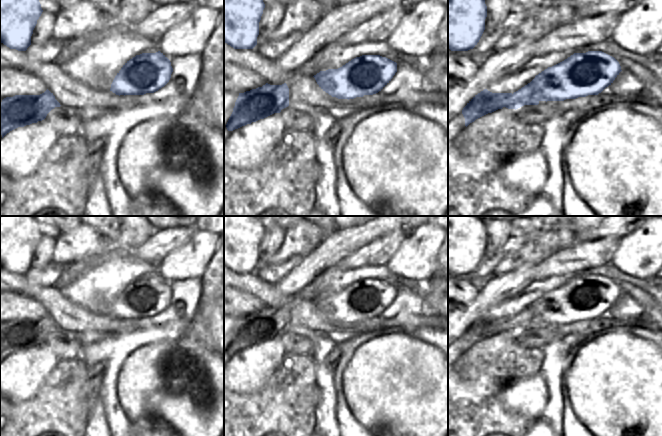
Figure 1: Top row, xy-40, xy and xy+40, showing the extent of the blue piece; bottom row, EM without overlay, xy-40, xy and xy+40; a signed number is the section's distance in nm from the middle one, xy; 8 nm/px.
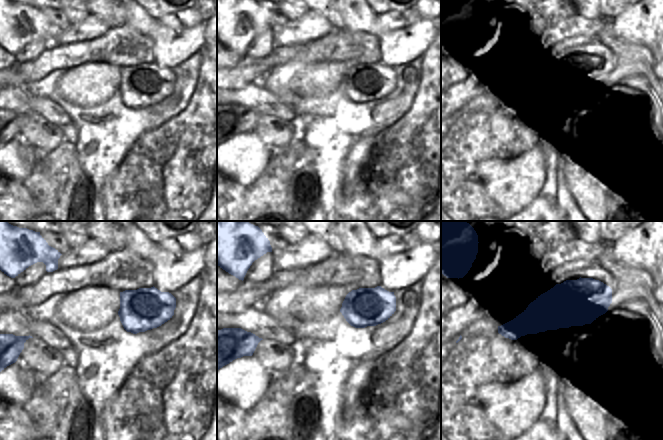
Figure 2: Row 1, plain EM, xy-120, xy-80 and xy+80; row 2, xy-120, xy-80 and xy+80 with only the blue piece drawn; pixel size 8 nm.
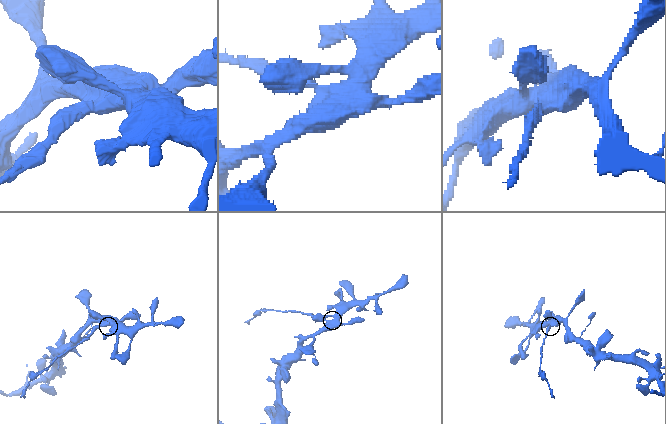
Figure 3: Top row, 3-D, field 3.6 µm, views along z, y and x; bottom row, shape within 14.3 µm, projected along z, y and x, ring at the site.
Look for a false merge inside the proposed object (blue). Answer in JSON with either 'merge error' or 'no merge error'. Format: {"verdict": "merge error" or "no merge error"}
{"verdict": "merge error"}

